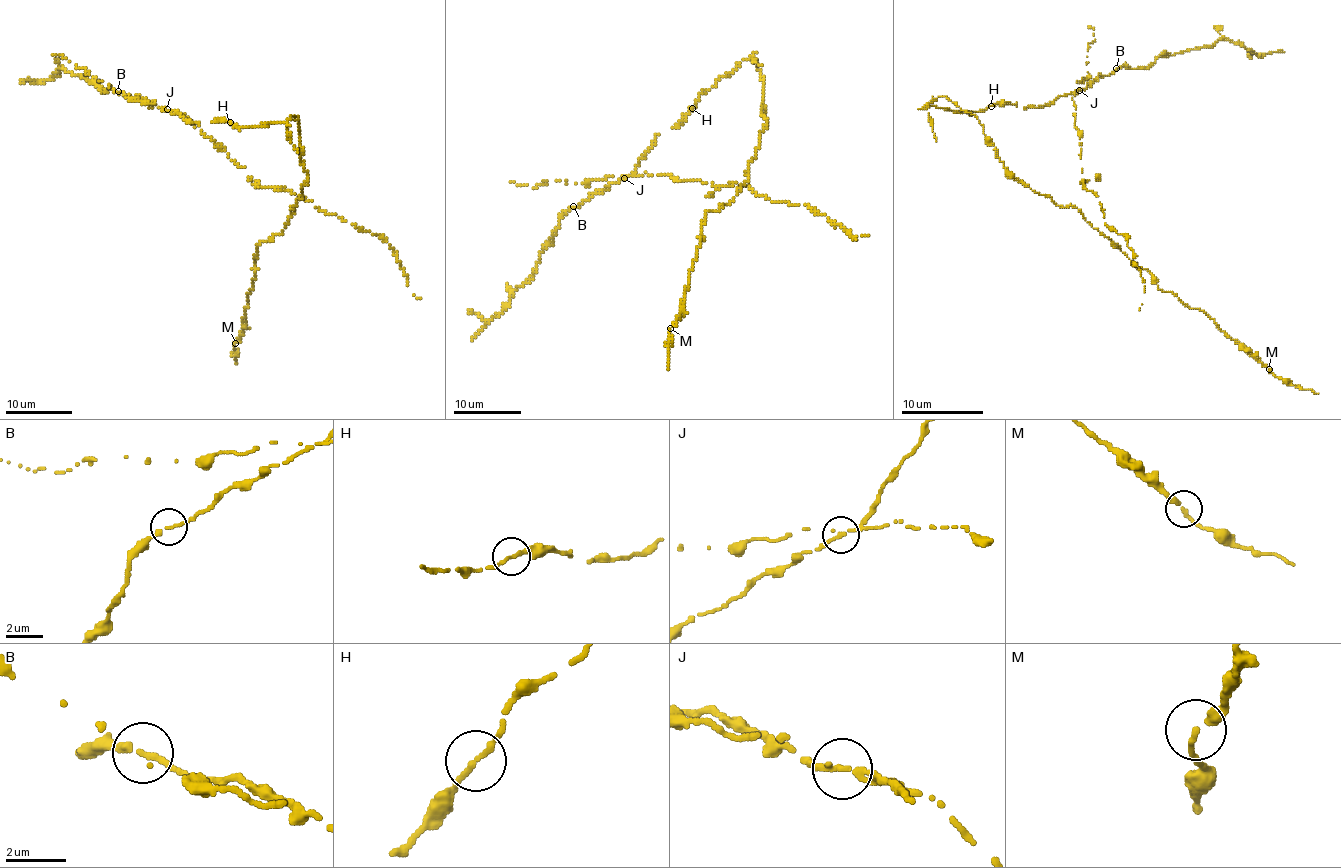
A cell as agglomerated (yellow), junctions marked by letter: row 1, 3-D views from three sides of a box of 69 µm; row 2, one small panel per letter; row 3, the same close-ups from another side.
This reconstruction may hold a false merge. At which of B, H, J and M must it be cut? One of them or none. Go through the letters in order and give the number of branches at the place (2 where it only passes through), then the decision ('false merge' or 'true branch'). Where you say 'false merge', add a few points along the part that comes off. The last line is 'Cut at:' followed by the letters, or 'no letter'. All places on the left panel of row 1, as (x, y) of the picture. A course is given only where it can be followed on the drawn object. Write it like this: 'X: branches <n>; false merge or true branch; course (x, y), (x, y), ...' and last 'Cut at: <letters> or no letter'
B: branches 2; true branch
H: branches 2; true branch
J: branches 2; false merge; course (167, 110), (187, 116), (257, 186), (292, 191), (325, 213), (336, 213), (379, 235), (394, 251), (421, 299)
M: branches 2; true branch
Cut at: J

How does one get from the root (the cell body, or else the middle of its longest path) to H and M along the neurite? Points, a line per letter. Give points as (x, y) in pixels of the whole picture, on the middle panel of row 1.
H: (758, 67), (749, 59), (742, 60), (715, 86), (707, 89), (692, 108)
M: (758, 67), (766, 121), (760, 146), (734, 199), (705, 213), (681, 319), (670, 328)

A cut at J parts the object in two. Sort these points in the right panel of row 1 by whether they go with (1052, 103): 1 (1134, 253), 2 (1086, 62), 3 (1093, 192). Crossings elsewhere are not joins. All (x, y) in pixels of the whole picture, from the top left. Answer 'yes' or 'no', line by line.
1: no
2: no
3: no

